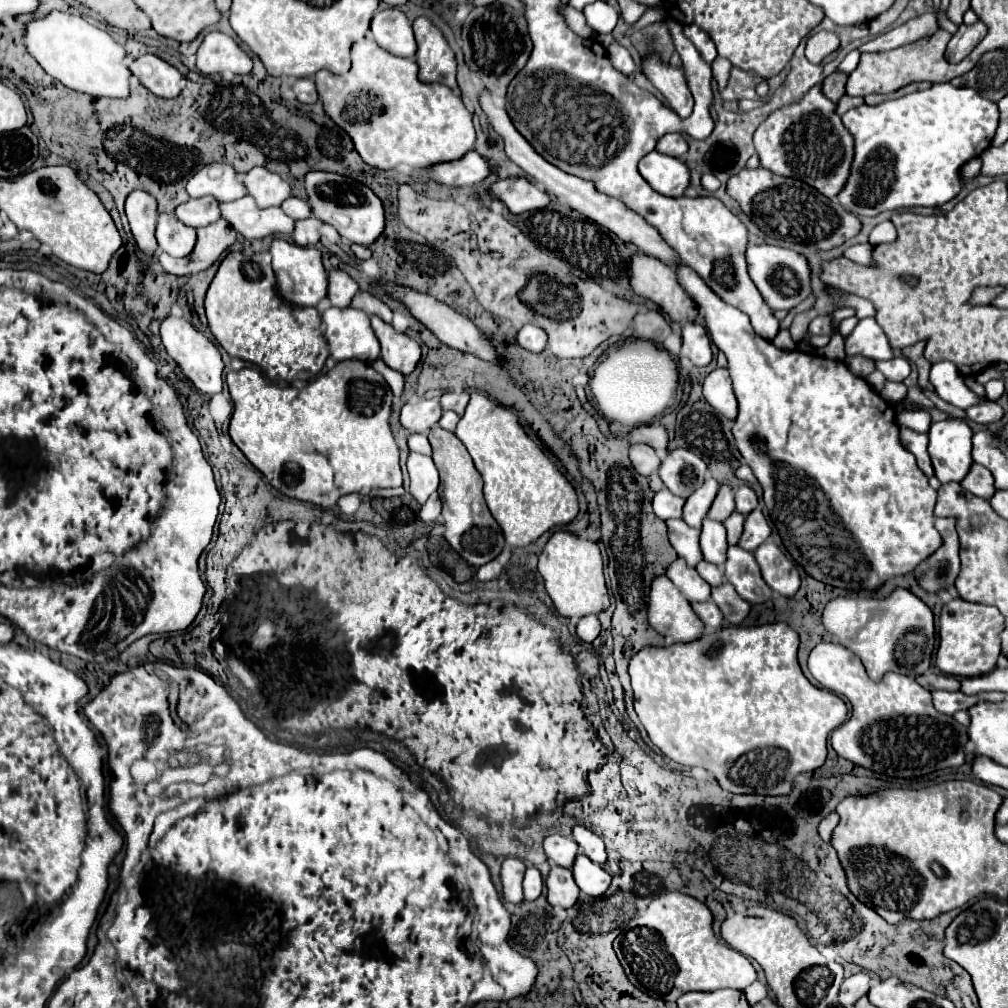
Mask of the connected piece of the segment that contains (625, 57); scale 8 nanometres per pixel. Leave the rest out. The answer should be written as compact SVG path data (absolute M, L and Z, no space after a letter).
M612 43L608 47L608 57L614 65L614 69L618 69L624 75L632 75L634 73L634 61L630 57L630 53L620 45L620 43Z

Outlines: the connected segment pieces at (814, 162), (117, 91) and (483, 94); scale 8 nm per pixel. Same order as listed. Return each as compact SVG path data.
M812 87L802 101L774 111L754 133L756 155L764 169L772 169L782 177L794 177L818 189L826 197L834 197L846 183L854 143L836 115L836 103L826 99L818 87Z
M50 13L44 19L36 19L26 27L28 51L40 63L40 67L66 85L72 91L92 97L126 99L130 95L130 69L124 65L126 51L106 31L90 25L78 15Z
M482 89L482 91L478 93L478 103L480 103L482 111L484 111L486 117L488 117L488 123L490 123L490 125L494 127L494 131L504 139L506 155L508 155L518 167L522 167L526 175L530 175L534 181L538 181L552 197L556 197L560 203L564 203L564 205L568 205L568 207L580 211L584 217L594 219L596 225L606 227L608 231L612 231L614 235L618 235L622 241L630 241L630 243L634 243L638 249L642 249L642 251L646 251L646 253L658 257L662 263L666 263L666 265L670 265L670 267L674 267L674 265L678 263L678 255L674 253L674 249L668 247L668 243L658 235L658 231L656 231L652 225L648 225L646 221L642 221L642 217L638 217L638 213L634 213L632 209L628 209L622 201L598 193L590 181L584 181L584 179L574 177L574 175L568 175L568 173L564 173L562 169L558 169L558 167L554 167L552 163L548 163L544 157L540 157L540 155L534 151L534 147L518 133L518 129L514 129L514 125L512 125L508 113L506 113L506 109L500 109L500 107L496 107L496 105L492 103L492 99L490 99L490 95L488 95L486 89Z

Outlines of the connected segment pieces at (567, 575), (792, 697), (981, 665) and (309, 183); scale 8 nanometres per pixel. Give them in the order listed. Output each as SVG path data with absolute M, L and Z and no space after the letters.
M556 531L548 539L544 551L540 553L538 573L542 575L546 591L552 597L554 607L562 617L580 619L590 613L602 613L610 607L608 591L604 585L600 547L592 541L580 539L568 531Z
M772 623L772 625L760 625L760 627L726 627L716 631L714 635L704 635L698 641L686 643L686 645L672 645L672 647L646 647L640 653L636 653L630 661L630 677L632 677L632 689L634 689L634 709L648 731L650 741L672 761L694 767L700 765L706 771L710 771L718 785L722 789L728 789L730 793L742 793L742 795L788 795L794 783L794 777L804 771L814 771L824 765L826 761L826 741L828 735L848 721L848 707L846 703L834 695L832 691L814 687L802 673L798 659L798 633L786 625L786 623Z
M952 599L942 607L940 615L940 645L936 653L936 667L944 675L974 677L984 675L996 667L1000 655L1000 633L1004 631L1004 617L996 607Z
M310 171L304 175L304 189L308 195L308 205L312 215L328 225L332 225L340 237L348 239L350 243L358 243L368 247L384 229L384 209L380 199L372 193L370 187L364 183L326 171Z

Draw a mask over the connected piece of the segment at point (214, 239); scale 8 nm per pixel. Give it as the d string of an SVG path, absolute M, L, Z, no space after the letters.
M220 219L208 227L198 229L196 247L188 257L174 259L166 253L160 253L158 261L166 273L176 275L176 277L188 277L188 275L208 269L234 243L236 243L236 231L224 219Z

